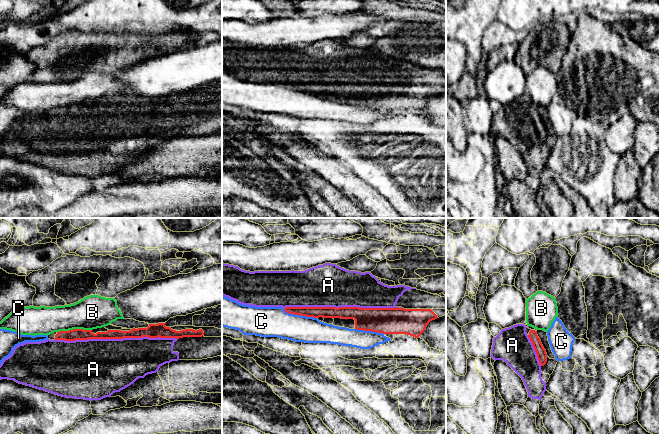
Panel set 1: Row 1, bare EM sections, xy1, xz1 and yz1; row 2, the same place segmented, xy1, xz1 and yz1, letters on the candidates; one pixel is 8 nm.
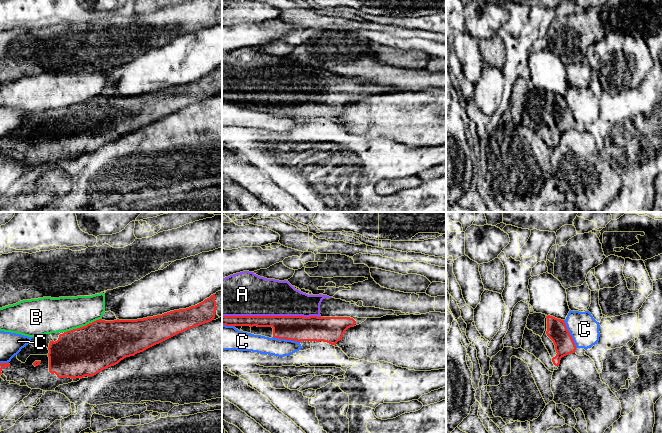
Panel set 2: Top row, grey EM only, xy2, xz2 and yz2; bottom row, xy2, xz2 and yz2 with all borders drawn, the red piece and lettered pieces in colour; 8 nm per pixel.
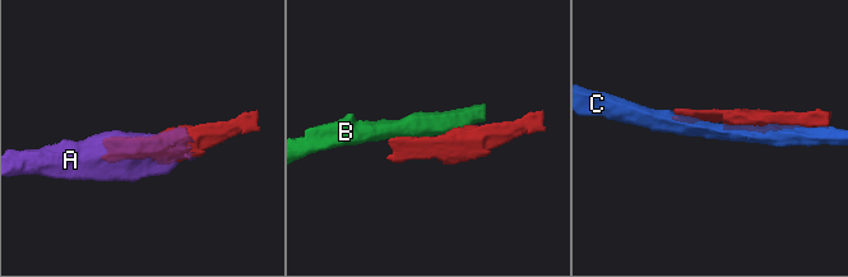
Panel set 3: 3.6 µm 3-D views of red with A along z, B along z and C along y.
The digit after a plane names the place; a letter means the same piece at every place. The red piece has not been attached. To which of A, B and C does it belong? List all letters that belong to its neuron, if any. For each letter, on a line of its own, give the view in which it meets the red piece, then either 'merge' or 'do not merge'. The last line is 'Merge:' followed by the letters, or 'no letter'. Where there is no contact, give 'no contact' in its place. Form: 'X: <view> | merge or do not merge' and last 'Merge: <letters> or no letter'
A: xy1 | merge
B: xy2 | do not merge
C: xz1 | do not merge
Merge: A

